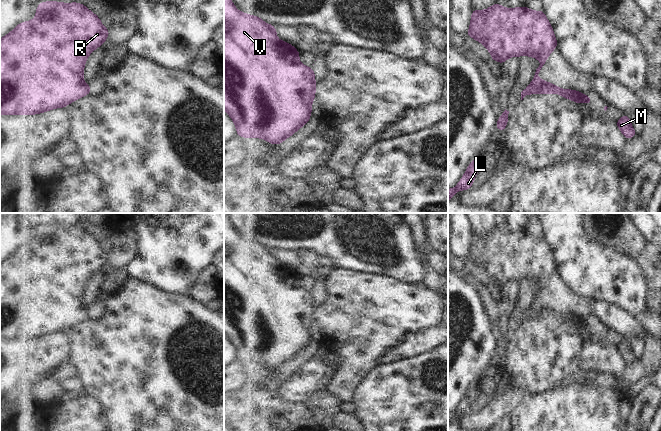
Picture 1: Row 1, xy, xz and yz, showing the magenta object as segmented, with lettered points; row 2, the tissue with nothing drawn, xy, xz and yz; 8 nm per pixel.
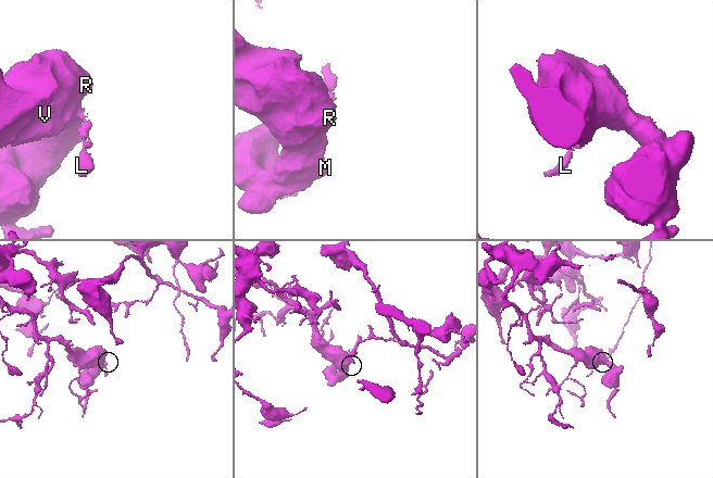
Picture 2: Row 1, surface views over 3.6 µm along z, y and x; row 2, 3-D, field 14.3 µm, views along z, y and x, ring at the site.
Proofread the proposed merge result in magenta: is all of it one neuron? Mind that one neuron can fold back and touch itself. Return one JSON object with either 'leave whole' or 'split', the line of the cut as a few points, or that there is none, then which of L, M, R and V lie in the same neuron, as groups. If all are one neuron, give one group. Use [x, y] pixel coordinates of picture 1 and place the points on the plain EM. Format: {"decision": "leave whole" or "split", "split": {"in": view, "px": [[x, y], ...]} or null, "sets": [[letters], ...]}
{"decision": "split", "split": {"in": "yz", "px": [[535, 301], [536, 306], [529, 311], [529, 317]]}, "sets": [["L"], ["M", "R", "V"]]}

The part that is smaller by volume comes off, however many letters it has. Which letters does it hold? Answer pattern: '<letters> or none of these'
L

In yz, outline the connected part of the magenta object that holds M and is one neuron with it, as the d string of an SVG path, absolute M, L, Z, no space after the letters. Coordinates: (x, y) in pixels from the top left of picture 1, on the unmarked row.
M623 338L618 345L614 346L627 365L637 360L637 357L631 348L630 340Z

